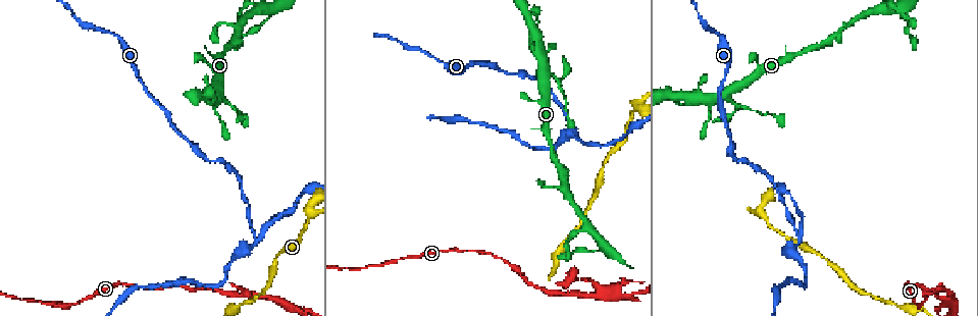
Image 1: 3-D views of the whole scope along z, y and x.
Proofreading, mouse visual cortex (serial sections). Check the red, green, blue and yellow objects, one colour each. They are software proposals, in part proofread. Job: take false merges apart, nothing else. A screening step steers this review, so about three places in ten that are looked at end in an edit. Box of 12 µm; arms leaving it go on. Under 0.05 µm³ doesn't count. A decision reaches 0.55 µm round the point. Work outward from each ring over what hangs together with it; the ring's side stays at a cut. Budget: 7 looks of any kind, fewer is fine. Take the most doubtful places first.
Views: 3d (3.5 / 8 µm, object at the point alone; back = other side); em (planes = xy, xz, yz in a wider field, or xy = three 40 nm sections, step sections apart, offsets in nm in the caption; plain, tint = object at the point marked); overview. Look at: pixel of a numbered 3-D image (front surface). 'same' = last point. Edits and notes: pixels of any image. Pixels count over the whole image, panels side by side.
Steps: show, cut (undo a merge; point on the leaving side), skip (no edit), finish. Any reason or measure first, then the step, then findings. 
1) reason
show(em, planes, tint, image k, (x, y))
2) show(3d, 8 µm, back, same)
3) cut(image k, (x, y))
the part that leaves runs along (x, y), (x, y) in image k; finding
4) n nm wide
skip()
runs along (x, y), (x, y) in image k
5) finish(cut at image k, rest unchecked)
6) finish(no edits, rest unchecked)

side arm on a straight run
show(3d, 8 µm, image 1, (595, 298))

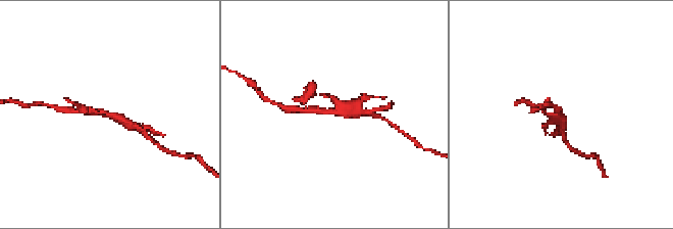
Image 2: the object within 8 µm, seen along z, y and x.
closer look
show(3d, 3.5 µm, image 2, (334, 111))

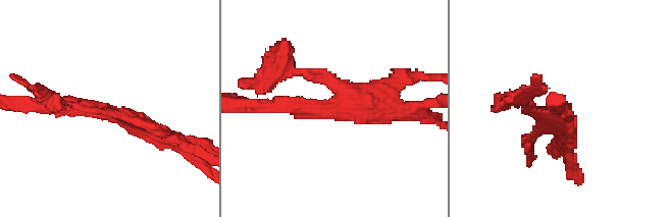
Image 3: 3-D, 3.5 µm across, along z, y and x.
cut(image 3, (530, 151))
a second cell is stuck on

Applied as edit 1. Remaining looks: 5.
see it whole again
show(overview)

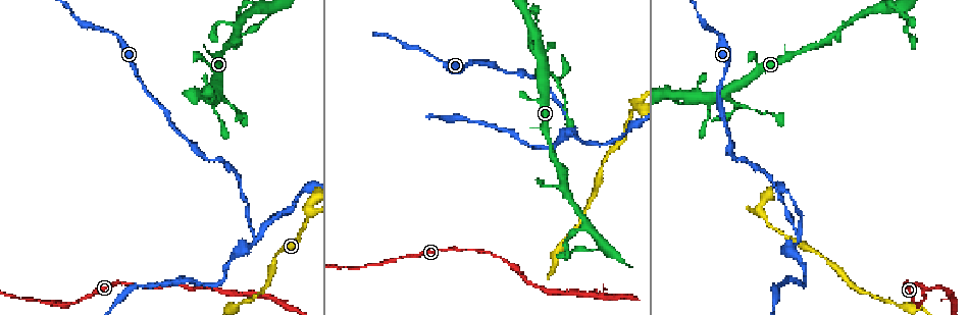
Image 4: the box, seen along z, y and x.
calibre changes
show(3d, 8 µm, image 4, (251, 229))

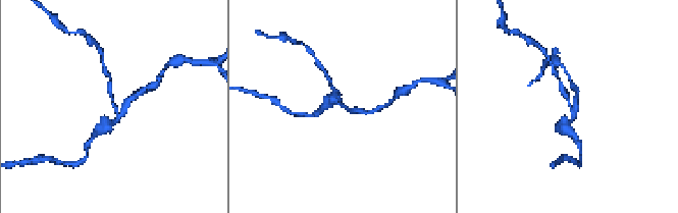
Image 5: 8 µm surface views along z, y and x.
3 arms; arms of 200, 200, 200 nm
show(em, planes, tint, image 5, (343, 105))

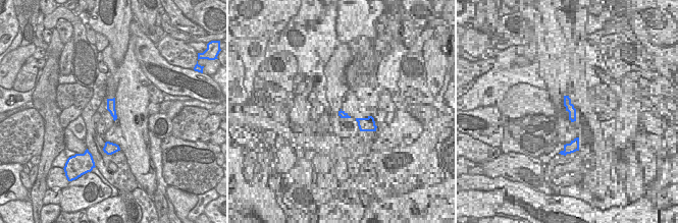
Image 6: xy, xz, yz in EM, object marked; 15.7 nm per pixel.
cut(image 5, (103, 120))
a second cell is stuck on

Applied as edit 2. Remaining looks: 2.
finish(cut at image 3, cut at image 5, rest unchecked)

